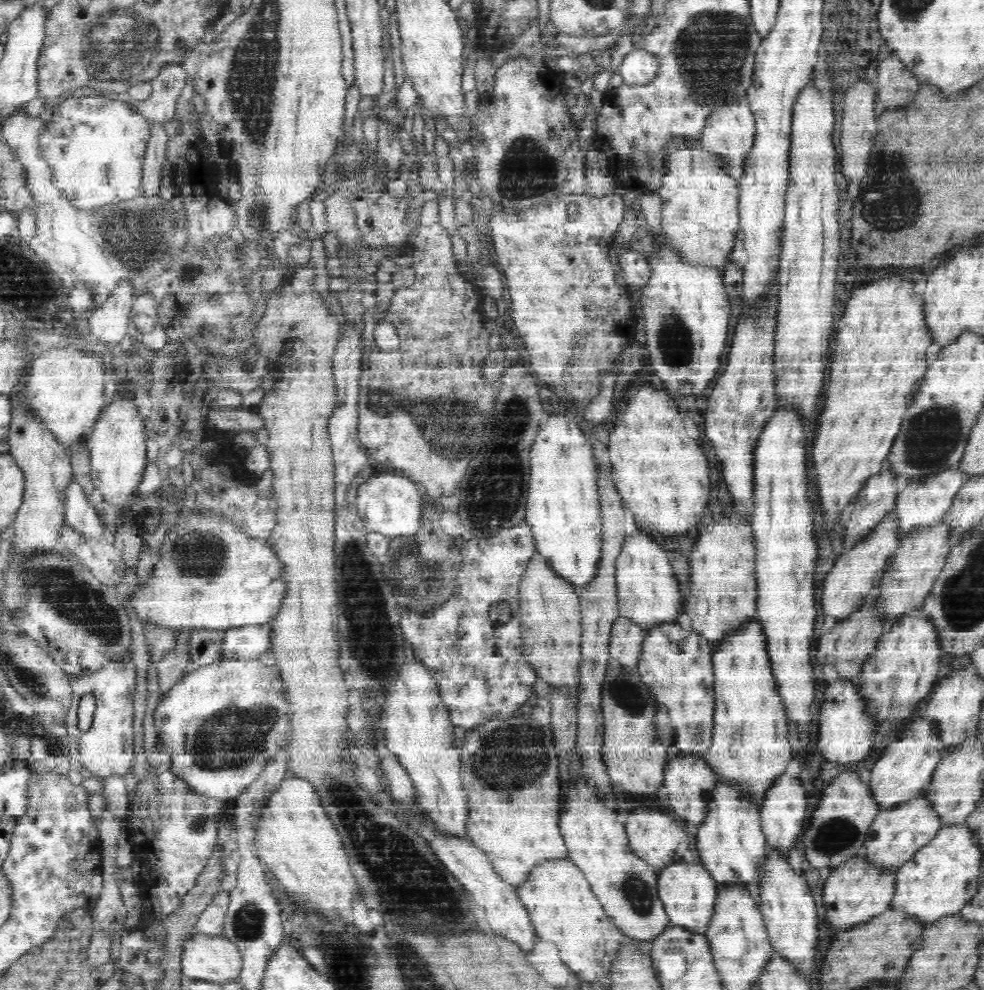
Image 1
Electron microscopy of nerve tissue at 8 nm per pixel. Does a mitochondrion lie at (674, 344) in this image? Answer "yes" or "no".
yes

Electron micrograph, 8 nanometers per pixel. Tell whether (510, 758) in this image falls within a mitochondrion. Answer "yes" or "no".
yes

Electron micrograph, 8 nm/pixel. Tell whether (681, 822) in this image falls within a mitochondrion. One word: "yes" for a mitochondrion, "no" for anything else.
no

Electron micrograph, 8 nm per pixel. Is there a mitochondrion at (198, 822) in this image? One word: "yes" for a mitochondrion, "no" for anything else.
yes

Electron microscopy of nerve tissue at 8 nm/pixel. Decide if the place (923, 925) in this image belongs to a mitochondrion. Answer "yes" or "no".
no

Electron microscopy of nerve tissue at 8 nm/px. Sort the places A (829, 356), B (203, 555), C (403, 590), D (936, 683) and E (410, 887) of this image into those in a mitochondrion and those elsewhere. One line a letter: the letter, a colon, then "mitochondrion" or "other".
A: other
B: mitochondrion
C: mitochondrion
D: other
E: mitochondrion

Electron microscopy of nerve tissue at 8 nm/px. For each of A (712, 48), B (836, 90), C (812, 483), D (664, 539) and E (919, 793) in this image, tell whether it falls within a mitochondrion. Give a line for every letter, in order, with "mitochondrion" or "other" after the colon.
A: mitochondrion
B: other
C: other
D: other
E: other

